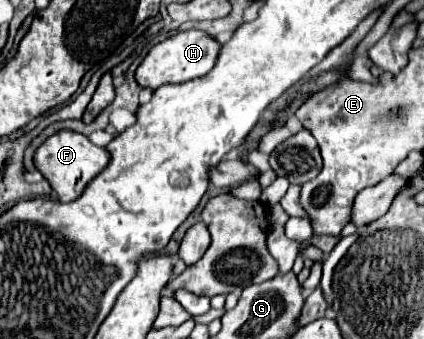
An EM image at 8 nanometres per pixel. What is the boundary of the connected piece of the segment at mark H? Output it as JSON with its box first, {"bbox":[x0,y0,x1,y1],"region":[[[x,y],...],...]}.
{"bbox":[136,31,220,89],"region":[[[182,31],[176,33],[172,37],[168,37],[166,41],[154,45],[150,49],[150,53],[146,55],[146,59],[140,63],[140,67],[136,69],[136,83],[140,87],[148,87],[148,89],[158,89],[160,85],[166,83],[184,83],[190,79],[198,79],[202,75],[206,75],[220,53],[220,45],[216,39],[208,37],[204,31]]]}

